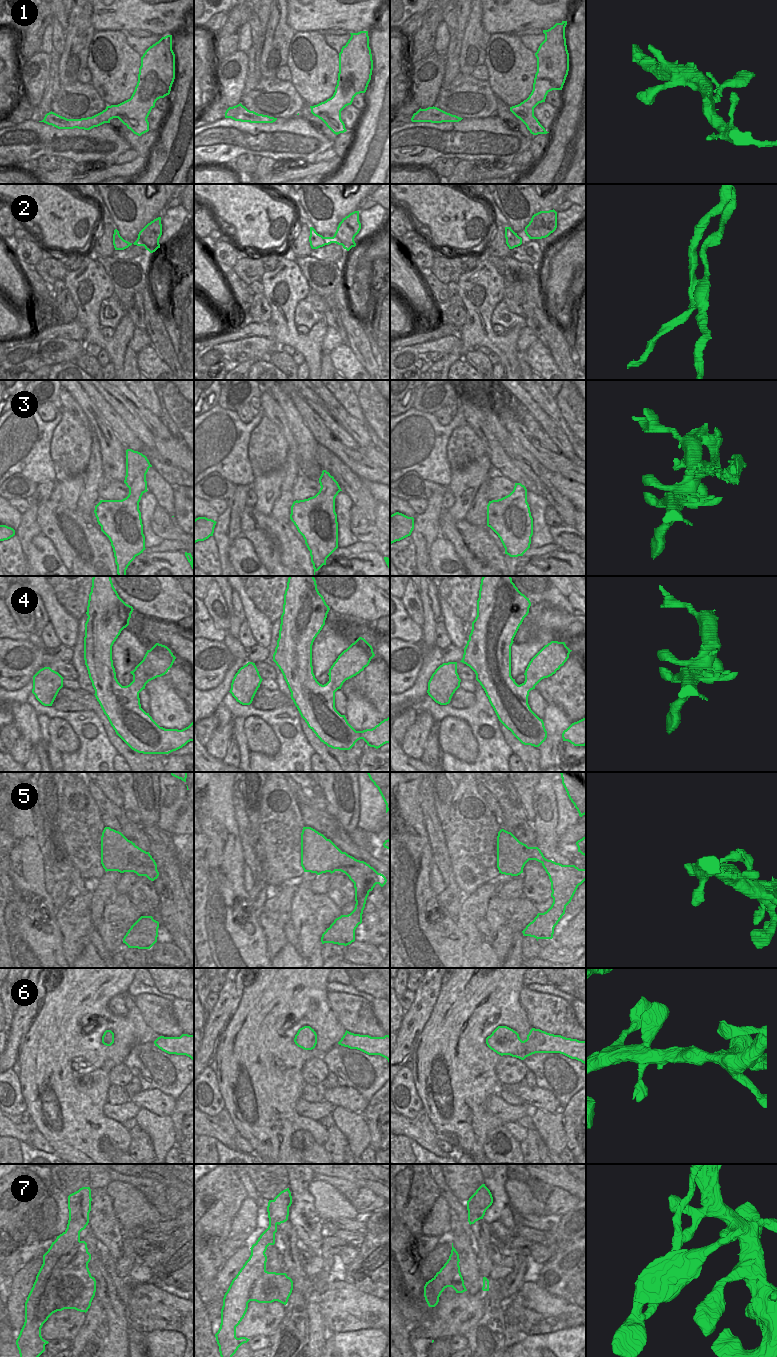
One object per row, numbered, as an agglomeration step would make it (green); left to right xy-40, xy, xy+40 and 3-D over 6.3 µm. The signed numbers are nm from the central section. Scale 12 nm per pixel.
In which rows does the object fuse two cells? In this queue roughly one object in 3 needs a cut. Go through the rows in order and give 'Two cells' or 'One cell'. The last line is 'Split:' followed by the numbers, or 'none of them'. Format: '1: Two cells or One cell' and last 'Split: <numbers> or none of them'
1: One cell
2: Two cells
3: Two cells
4: One cell
5: One cell
6: Two cells
7: Two cells
Split: 2, 3, 6, 7

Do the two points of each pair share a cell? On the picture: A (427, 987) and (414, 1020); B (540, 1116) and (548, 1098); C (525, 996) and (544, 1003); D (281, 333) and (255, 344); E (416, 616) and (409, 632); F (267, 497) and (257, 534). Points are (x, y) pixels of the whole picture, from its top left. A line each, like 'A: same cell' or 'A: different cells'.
A: same cell
B: different cells
C: same cell
D: different cells
E: different cells
F: different cells

